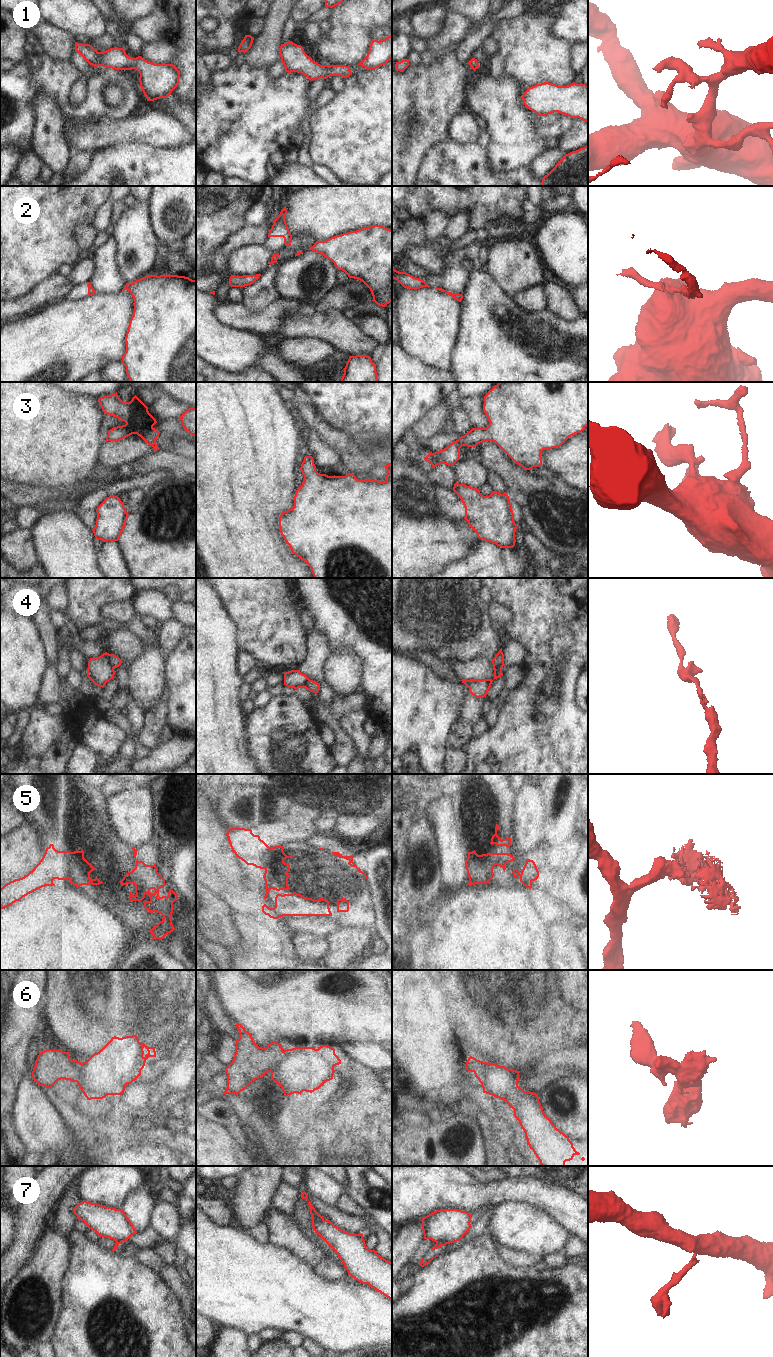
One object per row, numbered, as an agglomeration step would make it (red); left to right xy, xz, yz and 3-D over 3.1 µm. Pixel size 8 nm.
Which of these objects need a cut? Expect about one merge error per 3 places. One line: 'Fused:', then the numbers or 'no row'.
Fused: 2, 4, 5, 6, 7.

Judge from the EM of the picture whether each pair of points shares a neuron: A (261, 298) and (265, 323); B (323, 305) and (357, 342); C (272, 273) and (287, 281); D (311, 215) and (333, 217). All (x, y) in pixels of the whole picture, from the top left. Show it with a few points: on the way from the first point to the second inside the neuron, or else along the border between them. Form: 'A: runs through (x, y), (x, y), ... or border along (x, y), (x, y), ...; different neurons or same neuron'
A: border along (281, 296), (258, 312), (252, 312), (243, 303); different neurons
B: border along (341, 311), (326, 310), (322, 313), (313, 313); different neurons
C: border along (292, 258), (279, 270), (276, 288), (281, 295); different neurons
D: runs through (316, 215), (328, 215); same neuron

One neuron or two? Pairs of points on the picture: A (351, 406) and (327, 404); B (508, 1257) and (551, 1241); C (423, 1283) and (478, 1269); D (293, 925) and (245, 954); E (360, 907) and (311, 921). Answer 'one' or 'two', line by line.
A: one
B: two
C: one
D: one
E: two

